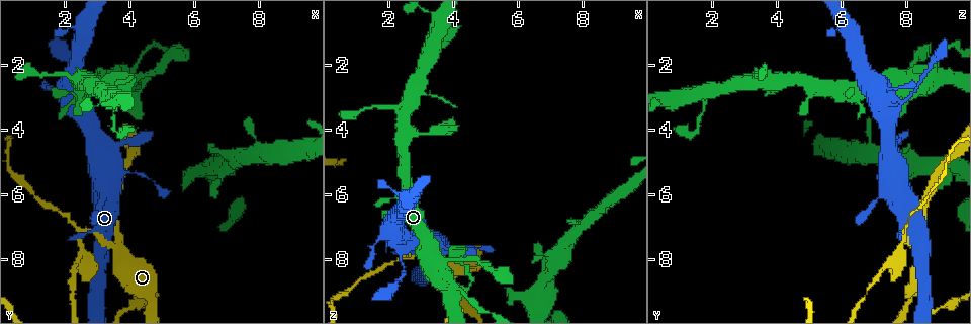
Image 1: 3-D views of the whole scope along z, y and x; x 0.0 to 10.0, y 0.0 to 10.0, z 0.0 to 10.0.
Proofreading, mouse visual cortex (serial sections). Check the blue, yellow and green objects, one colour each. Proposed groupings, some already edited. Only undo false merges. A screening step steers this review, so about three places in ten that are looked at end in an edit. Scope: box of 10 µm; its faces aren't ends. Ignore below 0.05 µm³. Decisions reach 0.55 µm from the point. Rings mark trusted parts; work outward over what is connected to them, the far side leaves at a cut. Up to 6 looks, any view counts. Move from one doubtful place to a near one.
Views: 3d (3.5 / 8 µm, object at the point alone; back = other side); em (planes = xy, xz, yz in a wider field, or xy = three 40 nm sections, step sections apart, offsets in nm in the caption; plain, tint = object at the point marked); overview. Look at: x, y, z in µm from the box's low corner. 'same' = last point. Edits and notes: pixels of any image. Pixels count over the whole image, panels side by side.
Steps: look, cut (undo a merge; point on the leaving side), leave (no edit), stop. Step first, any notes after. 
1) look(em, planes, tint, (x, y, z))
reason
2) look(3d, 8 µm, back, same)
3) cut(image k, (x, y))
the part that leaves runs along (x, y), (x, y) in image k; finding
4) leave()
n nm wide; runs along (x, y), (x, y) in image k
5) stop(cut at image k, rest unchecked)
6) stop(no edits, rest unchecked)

look(3d, 3.5 µm, (2.75, 7.20, 7.90))
arms part here

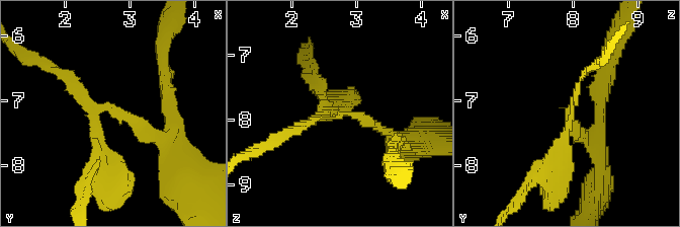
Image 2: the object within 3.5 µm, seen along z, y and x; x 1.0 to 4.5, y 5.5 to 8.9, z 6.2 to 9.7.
look(em, xy, step 5, tint, (2.75, 7.20, 7.95))
3 arms; arms of 100, 150, 200 nm; need the tissue

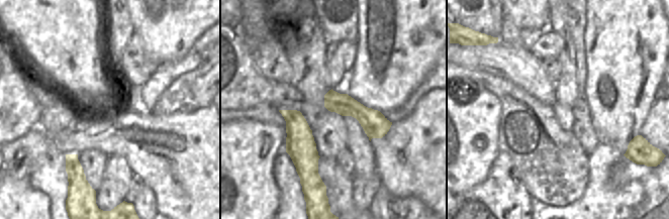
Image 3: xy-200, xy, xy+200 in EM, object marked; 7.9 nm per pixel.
cut(image 2, (564, 145))
the part that leaves runs along (572, 115), (548, 208) in image 2; two cells meet here

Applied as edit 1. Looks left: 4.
look(3d, 3.5 µm, (3.25, 5.00, 7.50))
thick turns thin

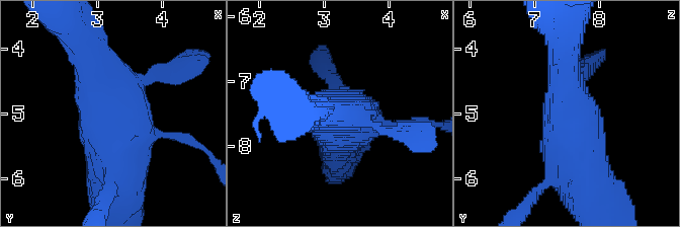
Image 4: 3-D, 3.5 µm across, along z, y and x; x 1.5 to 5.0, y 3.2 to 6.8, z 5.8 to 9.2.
look(em, xy, step 1, plain, (3.30, 5.00, 7.55))

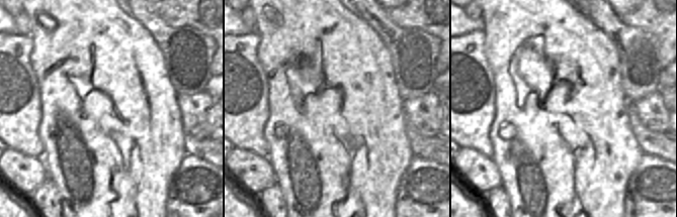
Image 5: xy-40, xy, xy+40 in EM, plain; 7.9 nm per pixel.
look(em, xy, step 1, tint, same)

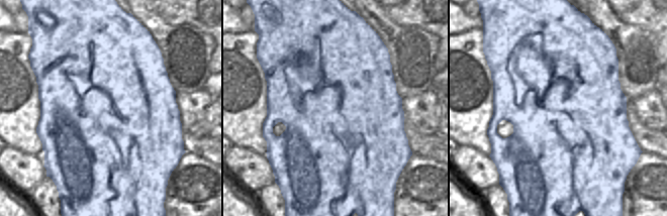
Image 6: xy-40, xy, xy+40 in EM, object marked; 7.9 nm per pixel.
leave()
runs along (602, 198), (569, 121), (567, 77) in image 4; all the same cell

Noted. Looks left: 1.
stop(cut at image 2, rest unchecked)

